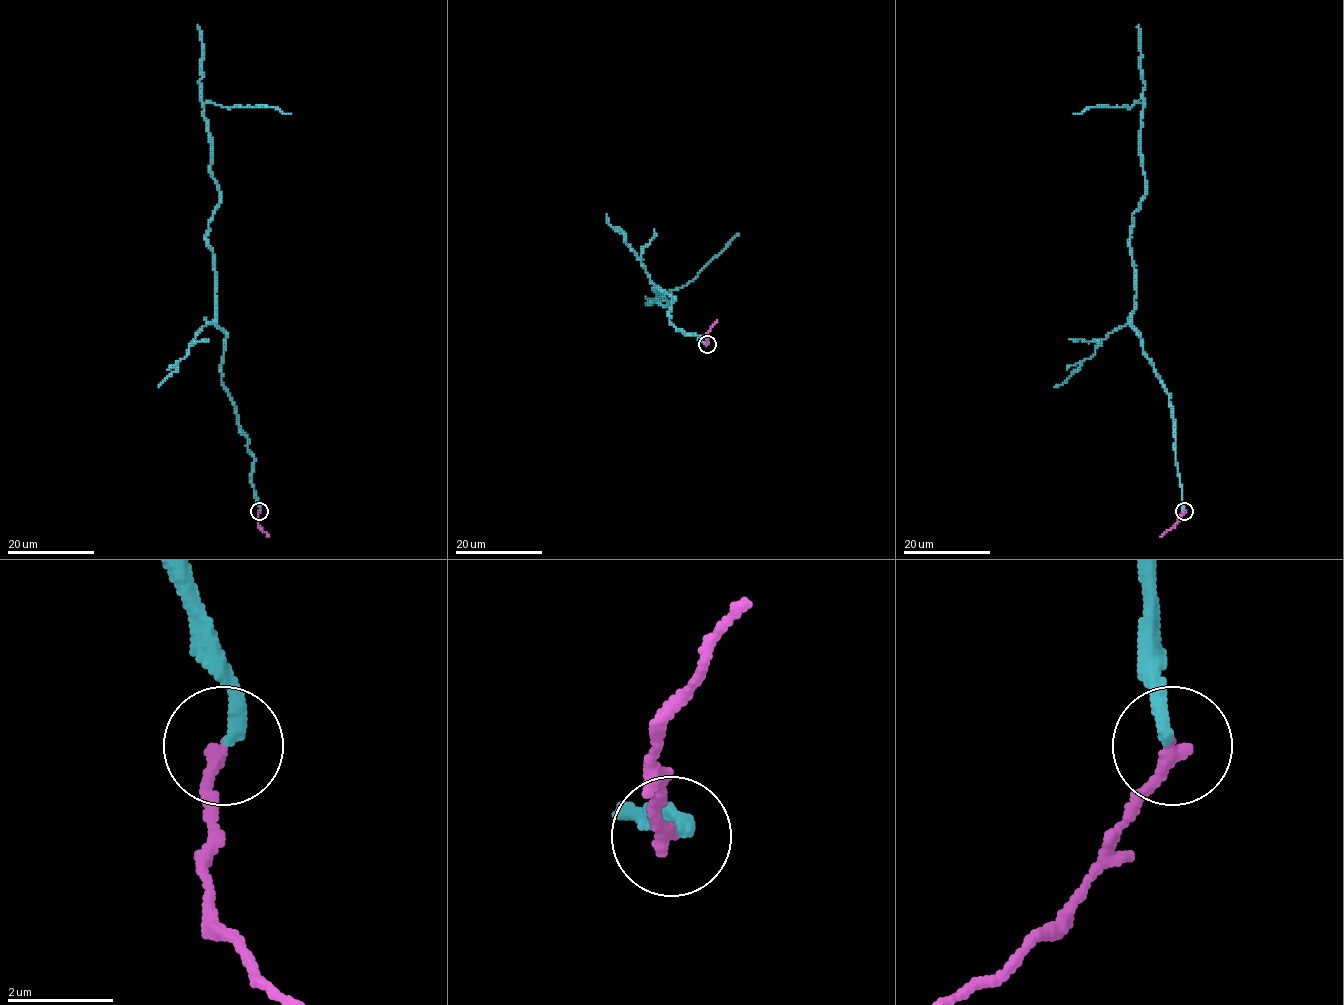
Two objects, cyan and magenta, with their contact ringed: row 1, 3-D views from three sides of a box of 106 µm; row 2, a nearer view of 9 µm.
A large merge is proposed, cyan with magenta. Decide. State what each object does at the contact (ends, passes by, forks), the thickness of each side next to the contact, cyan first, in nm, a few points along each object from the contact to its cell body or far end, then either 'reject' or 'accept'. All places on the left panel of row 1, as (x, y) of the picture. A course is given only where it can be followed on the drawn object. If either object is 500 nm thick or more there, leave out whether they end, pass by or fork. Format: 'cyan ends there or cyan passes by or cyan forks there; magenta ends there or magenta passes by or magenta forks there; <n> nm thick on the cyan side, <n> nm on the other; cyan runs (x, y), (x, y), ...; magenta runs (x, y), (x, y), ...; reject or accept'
cyan ends there; magenta ends there; 280 nm thick on the cyan side, 240 nm on the other; cyan runs (260, 511), (254, 456), (222, 382), (225, 333), (215, 320), (206, 231), (219, 195), (203, 104), (290, 113); magenta runs (260, 511), (258, 525), (269, 536); reject

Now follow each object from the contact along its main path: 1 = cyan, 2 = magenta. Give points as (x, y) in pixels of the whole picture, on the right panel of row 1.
1: (1183, 511), (1169, 394), (1131, 320), (1136, 270), (1130, 231), (1145, 183), (1139, 134), (1142, 104), (1074, 113)
2: (1183, 511), (1175, 525), (1160, 536)

